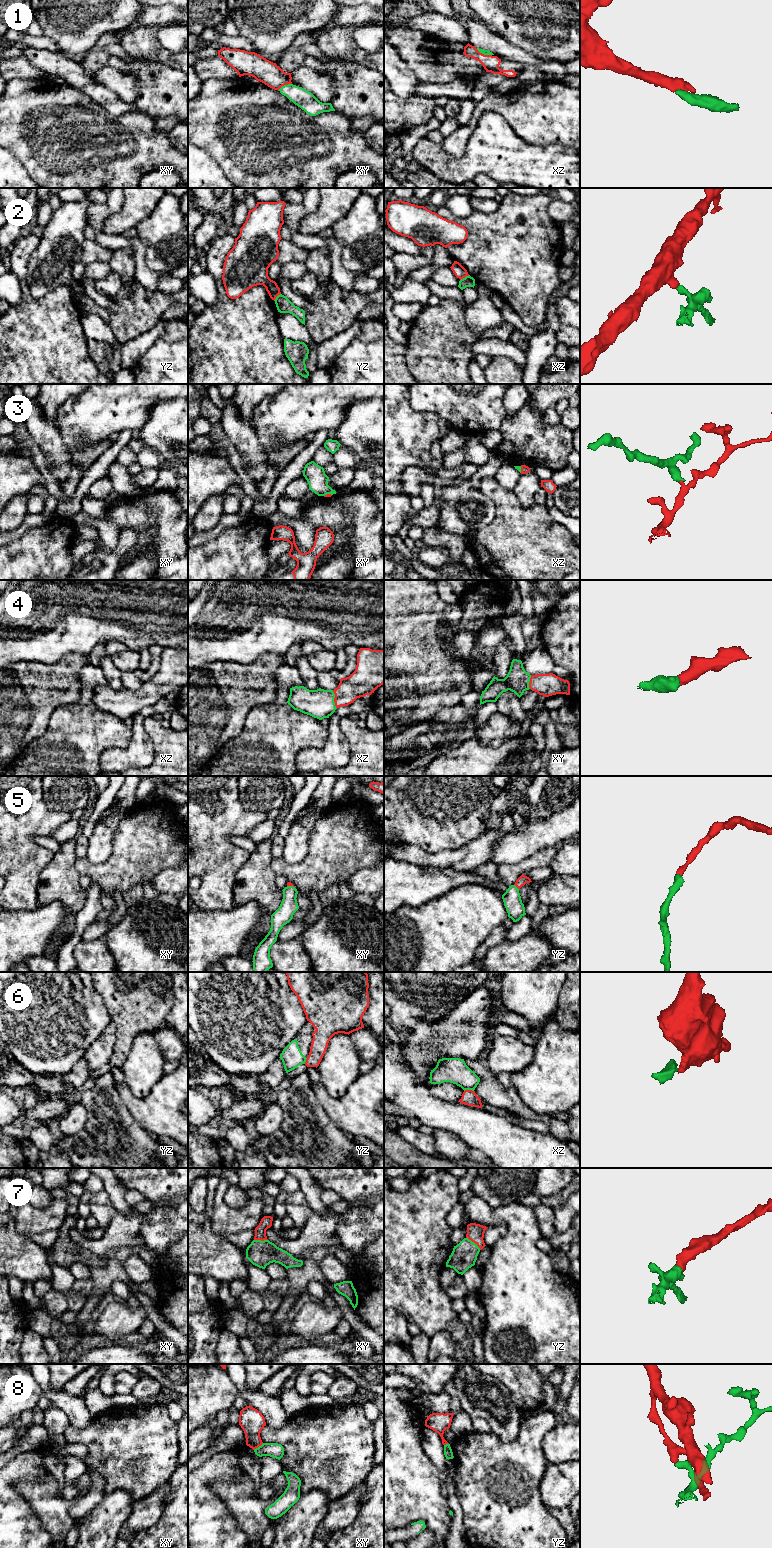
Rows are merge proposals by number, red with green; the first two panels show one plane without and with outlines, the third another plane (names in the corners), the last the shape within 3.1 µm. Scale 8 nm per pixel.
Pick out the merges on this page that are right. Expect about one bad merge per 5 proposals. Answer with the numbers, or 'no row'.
1, 3, 4, 5, 7

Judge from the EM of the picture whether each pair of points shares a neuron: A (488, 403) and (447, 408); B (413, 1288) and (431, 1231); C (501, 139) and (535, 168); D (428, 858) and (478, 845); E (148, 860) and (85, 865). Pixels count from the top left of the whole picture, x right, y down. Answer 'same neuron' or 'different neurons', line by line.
A: same neuron
B: same neuron
C: same neuron
D: same neuron
E: same neuron

